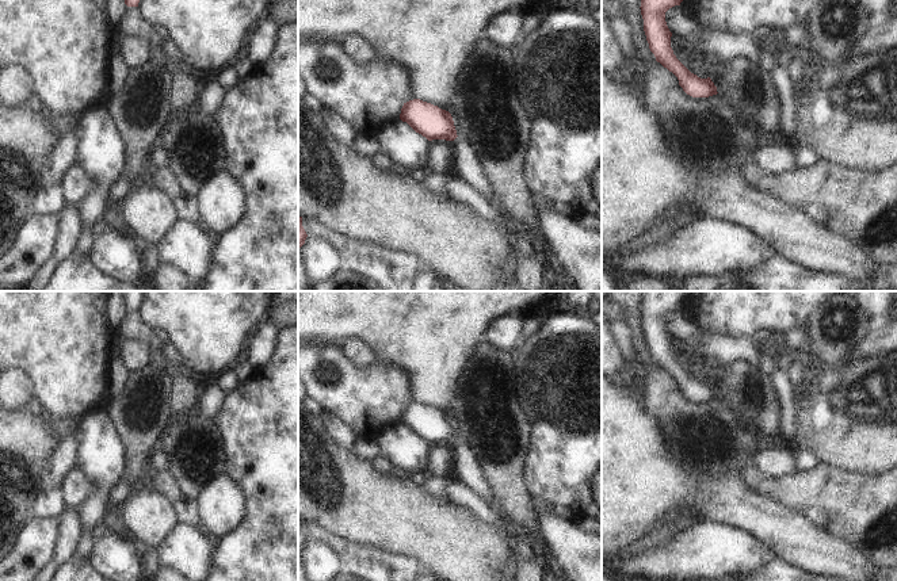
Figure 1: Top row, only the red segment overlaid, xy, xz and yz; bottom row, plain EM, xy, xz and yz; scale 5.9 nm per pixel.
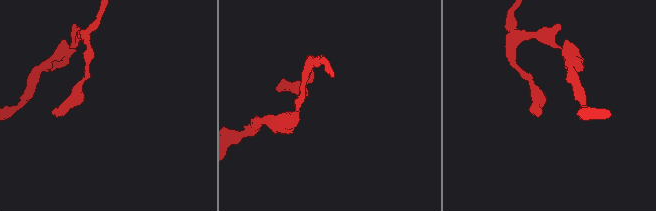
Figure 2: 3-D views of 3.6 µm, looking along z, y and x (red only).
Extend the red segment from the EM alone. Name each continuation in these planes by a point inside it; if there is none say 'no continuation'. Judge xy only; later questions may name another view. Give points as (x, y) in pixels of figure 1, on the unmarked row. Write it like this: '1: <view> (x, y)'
no continuation

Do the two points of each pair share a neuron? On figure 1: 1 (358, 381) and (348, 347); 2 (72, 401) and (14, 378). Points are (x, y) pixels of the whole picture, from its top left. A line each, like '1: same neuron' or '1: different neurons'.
1: different neurons
2: different neurons

